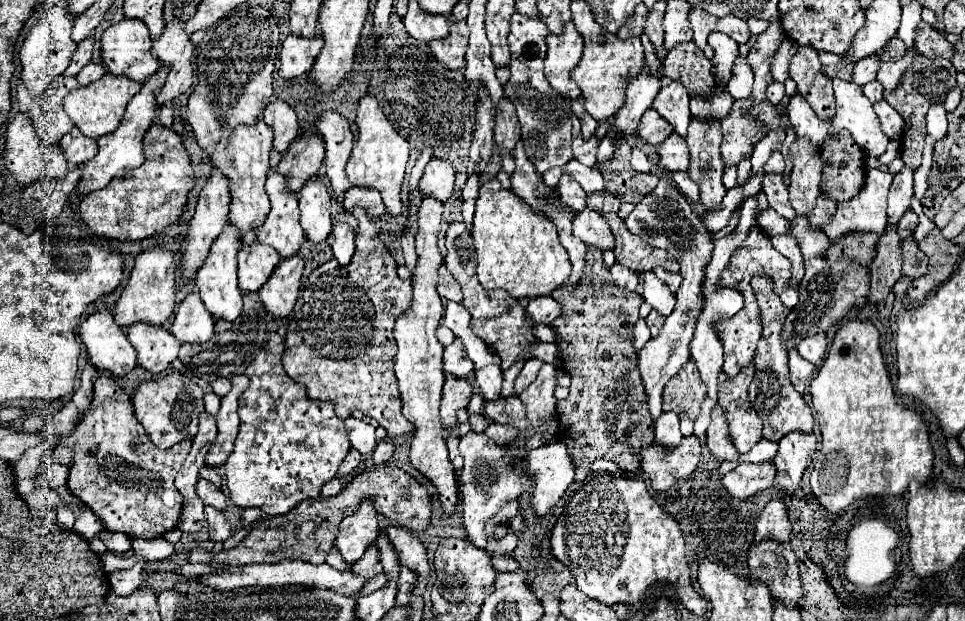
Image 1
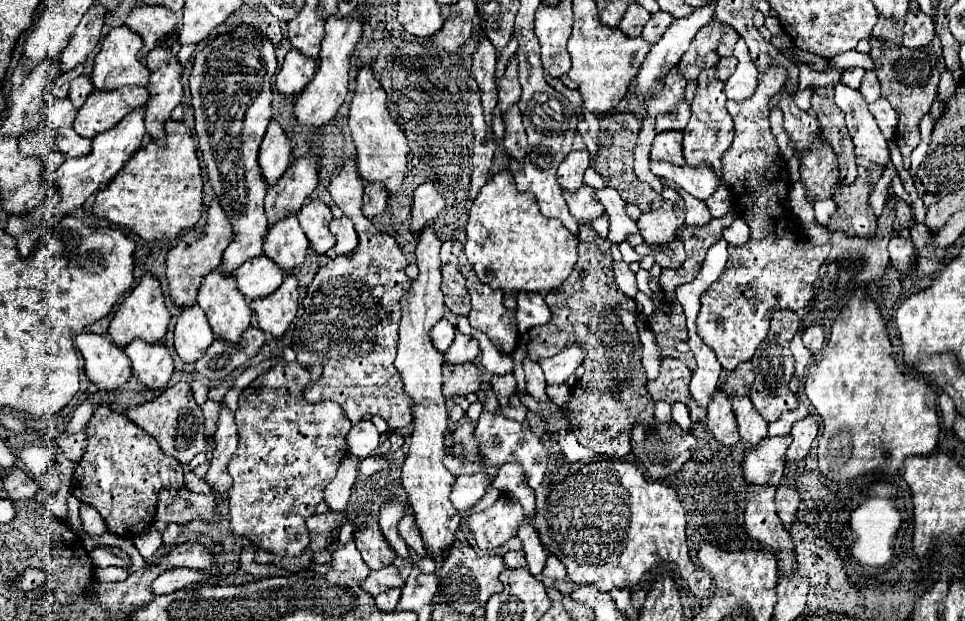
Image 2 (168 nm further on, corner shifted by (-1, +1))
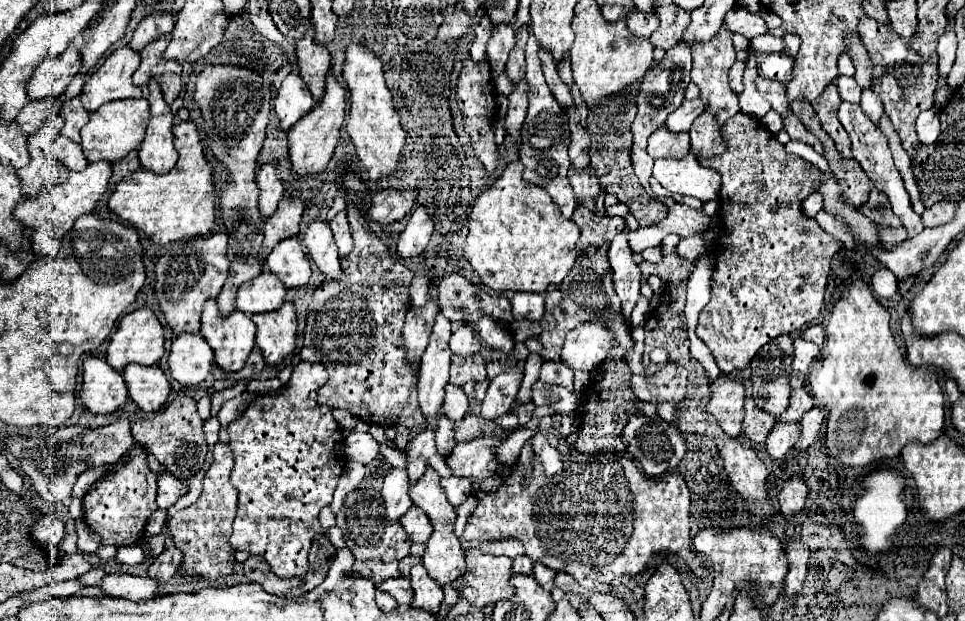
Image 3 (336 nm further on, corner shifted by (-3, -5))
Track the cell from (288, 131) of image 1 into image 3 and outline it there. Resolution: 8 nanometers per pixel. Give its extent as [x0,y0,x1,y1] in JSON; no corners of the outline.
[257,161,283,217]

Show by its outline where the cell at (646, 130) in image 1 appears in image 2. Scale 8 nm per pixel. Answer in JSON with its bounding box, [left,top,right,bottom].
[655,103,691,133]

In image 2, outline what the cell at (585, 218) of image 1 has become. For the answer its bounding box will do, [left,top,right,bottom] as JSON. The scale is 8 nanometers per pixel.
[563,185,605,223]

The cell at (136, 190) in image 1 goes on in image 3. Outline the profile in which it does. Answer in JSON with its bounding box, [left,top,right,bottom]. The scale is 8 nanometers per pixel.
[109,121,215,245]

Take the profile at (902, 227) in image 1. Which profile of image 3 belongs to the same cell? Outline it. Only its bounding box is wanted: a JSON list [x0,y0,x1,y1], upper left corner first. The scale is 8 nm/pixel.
[859,189,903,227]

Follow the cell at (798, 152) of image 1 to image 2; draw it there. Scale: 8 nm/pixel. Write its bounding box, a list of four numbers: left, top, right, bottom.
[777,97,819,157]

